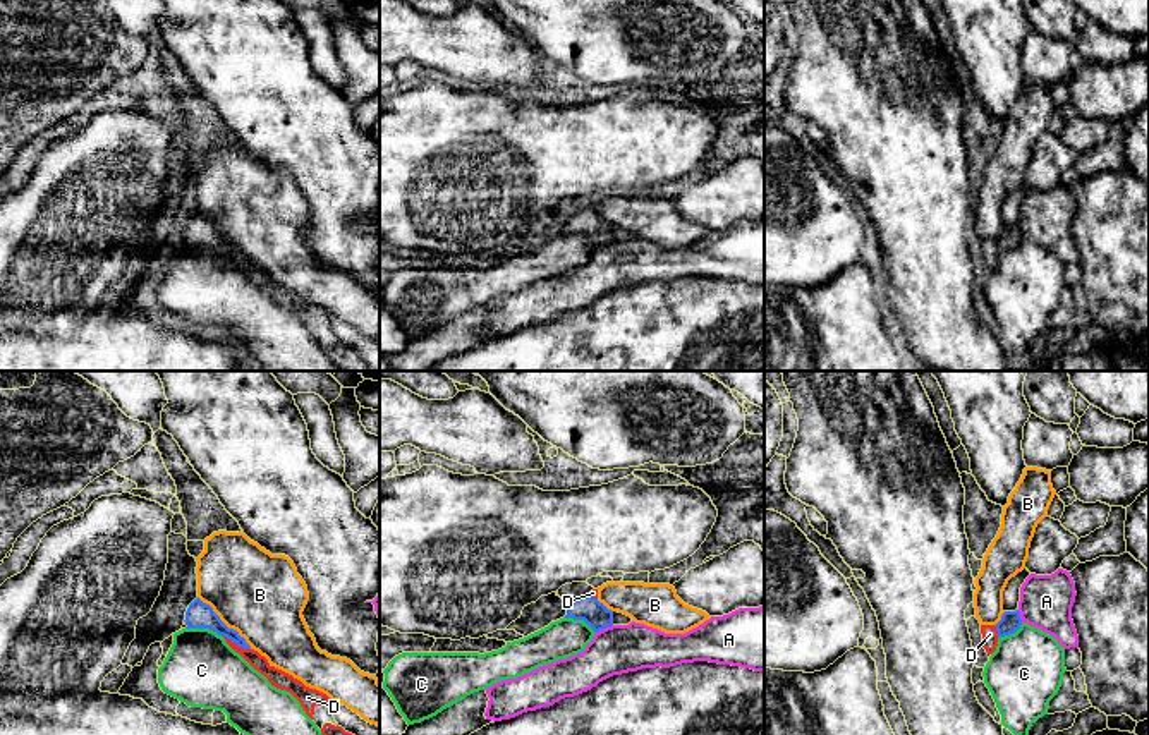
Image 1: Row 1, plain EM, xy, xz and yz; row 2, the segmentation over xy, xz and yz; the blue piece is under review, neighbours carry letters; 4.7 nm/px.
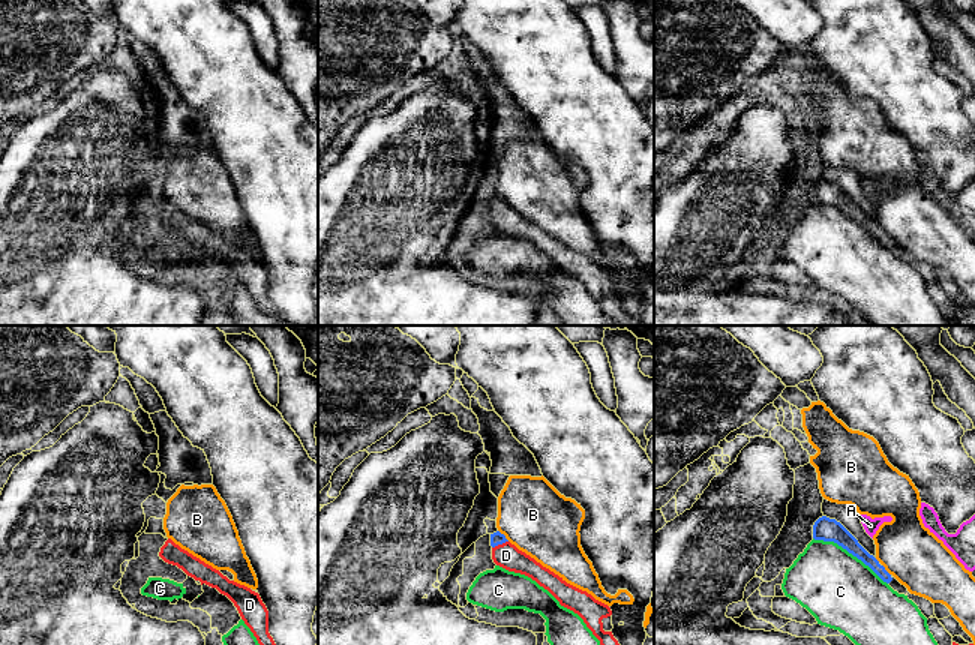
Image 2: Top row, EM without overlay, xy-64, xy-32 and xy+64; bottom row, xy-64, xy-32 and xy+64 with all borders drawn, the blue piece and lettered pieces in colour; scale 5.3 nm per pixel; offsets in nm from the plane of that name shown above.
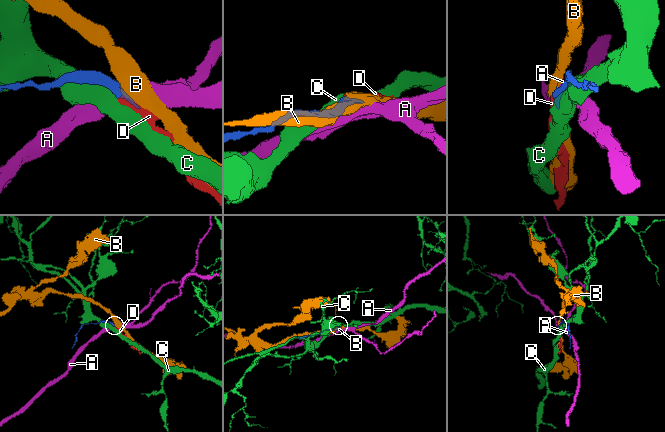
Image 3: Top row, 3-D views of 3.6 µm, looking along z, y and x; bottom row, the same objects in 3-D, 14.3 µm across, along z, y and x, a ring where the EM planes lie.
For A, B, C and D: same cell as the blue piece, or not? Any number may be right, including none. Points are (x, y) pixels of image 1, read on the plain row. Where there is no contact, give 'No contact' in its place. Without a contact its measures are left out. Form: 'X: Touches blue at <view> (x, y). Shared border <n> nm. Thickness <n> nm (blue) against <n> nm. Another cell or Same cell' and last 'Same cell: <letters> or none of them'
A: Touches blue at xz (603, 242). Shared border 90 nm. Thickness 120 nm (blue) against 220 nm. Another cell
B: Touches blue at xy (224, 239). Shared border 360 nm. Thickness 130 nm (blue) against 400 nm. Another cell
C: Touches blue at xz (579, 234). Shared border 170 nm. Thickness 120 nm (blue) against 180 nm. Another cell
D: Touches blue at xy (237, 260). Shared border 140 nm. Thickness 130 nm (blue) against 90 nm. Same cell
Same cell: D

